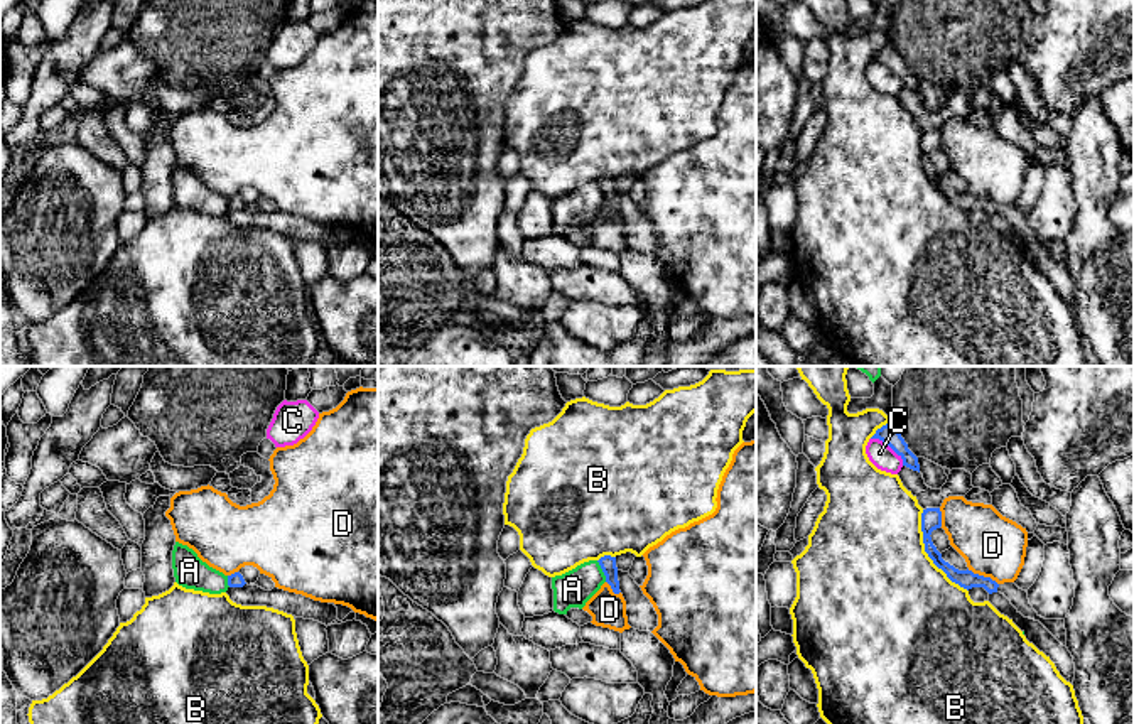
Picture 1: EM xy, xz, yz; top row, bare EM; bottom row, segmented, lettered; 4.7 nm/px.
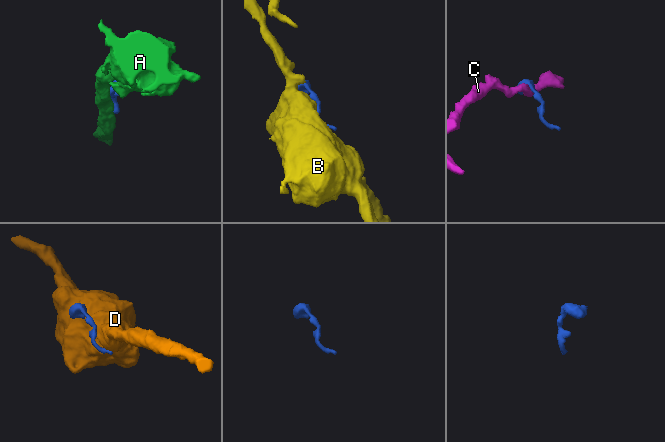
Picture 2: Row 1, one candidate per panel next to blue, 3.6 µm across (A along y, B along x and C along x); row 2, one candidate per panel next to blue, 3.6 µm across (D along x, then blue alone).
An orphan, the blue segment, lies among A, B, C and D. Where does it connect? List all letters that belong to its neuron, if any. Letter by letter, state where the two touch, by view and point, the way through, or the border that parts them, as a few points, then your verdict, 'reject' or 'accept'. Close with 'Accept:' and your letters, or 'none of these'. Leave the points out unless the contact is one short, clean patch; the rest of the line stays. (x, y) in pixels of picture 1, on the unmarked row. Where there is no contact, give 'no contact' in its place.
A: contact xz (603, 193); reject
B: contact yz (927, 174); reject
C: contact yz (890, 68); border yz (871, 59), (881, 61), (903, 86); reject
D: contact yz (982, 198); reject
Accept: none of these

